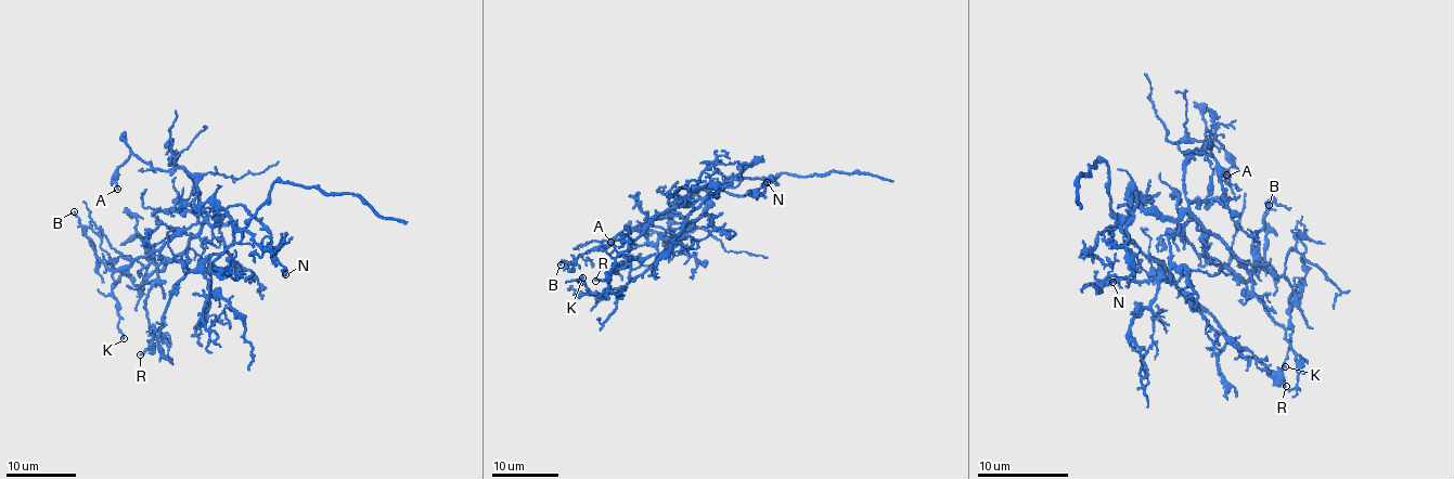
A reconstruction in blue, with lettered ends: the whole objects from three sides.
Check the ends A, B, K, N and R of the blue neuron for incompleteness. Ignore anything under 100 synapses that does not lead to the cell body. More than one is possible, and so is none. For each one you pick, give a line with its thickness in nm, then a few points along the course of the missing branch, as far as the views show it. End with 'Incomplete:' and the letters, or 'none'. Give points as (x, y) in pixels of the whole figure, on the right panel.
Incomplete: none

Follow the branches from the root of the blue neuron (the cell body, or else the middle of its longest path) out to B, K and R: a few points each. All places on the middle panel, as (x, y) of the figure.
B: (705, 201), (703, 211), (690, 222), (658, 215), (575, 262), (561, 264)
K: (705, 201), (703, 214), (690, 229), (656, 256), (648, 268), (628, 283), (593, 294), (578, 282), (582, 277)
R: (705, 201), (713, 189), (723, 189), (723, 181), (708, 197), (666, 208), (615, 258), (610, 274), (595, 281)

